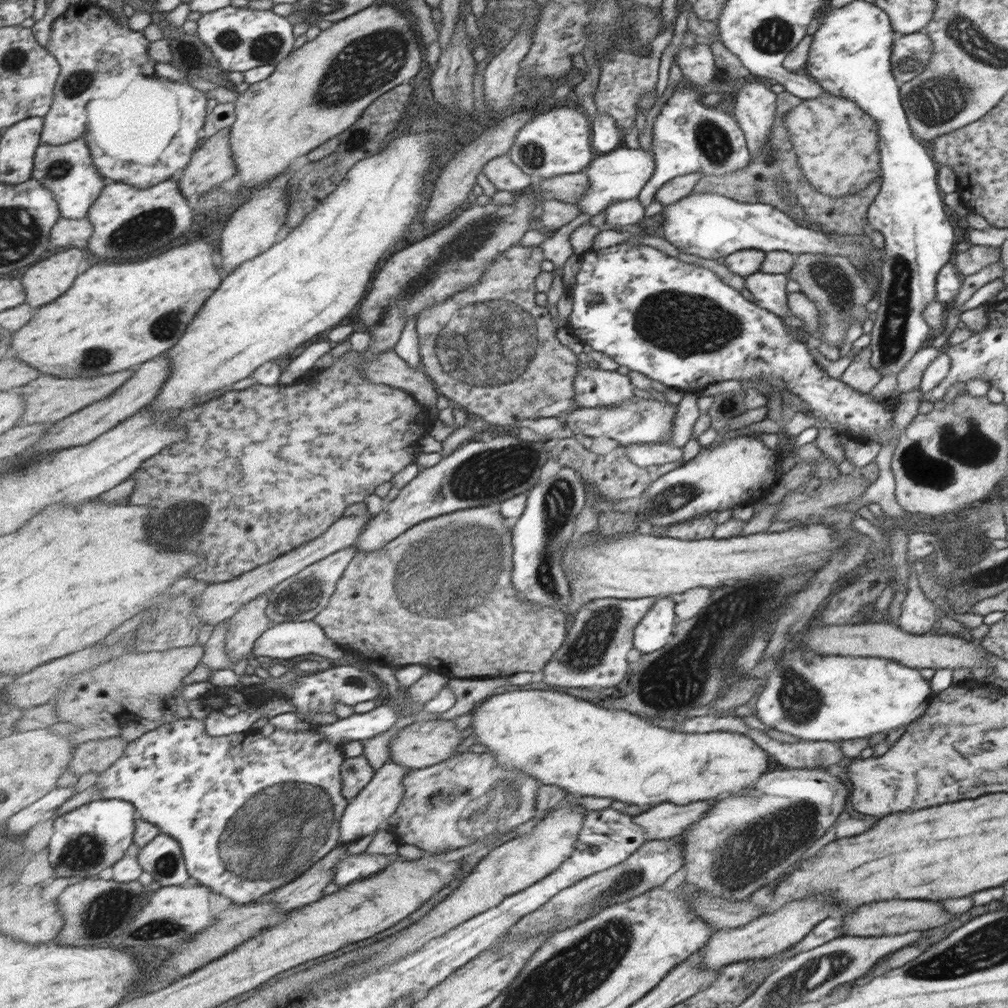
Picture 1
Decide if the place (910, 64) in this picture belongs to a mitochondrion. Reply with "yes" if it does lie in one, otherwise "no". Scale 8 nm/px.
yes

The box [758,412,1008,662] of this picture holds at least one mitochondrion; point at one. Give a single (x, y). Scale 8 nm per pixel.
(961, 445)

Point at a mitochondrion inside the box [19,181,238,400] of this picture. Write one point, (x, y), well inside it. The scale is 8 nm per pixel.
(159, 224)

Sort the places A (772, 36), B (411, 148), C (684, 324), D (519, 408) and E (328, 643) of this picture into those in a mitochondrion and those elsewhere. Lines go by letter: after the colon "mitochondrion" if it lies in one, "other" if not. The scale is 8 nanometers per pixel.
A: mitochondrion
B: other
C: mitochondrion
D: other
E: other

